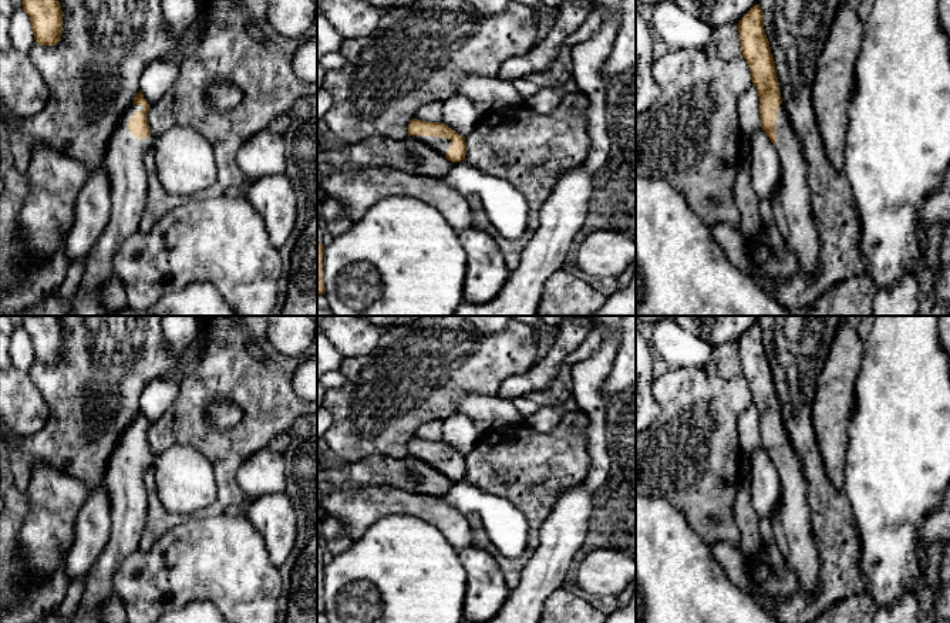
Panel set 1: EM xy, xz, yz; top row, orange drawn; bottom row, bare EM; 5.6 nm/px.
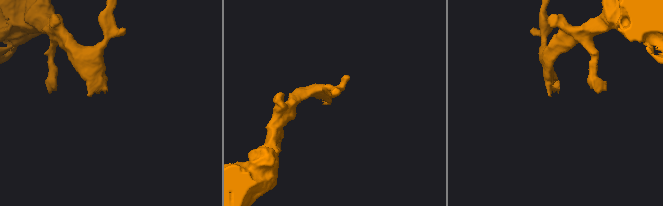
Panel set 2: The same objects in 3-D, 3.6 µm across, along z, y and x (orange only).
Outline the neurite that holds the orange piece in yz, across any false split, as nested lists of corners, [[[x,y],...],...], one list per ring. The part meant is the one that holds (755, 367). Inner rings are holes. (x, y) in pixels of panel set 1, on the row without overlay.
[[[755,323],[737,344],[742,376],[751,387],[752,403],[759,414],[761,444],[781,479],[781,502],[771,522],[774,539],[785,562],[798,576],[798,593],[813,595],[819,559],[806,502],[806,481],[799,457],[782,424],[759,323]]]

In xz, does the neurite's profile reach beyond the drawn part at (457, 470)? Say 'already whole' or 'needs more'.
needs more

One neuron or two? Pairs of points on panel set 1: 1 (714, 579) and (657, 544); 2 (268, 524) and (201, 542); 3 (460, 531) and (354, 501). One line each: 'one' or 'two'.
1: one
2: two
3: one

